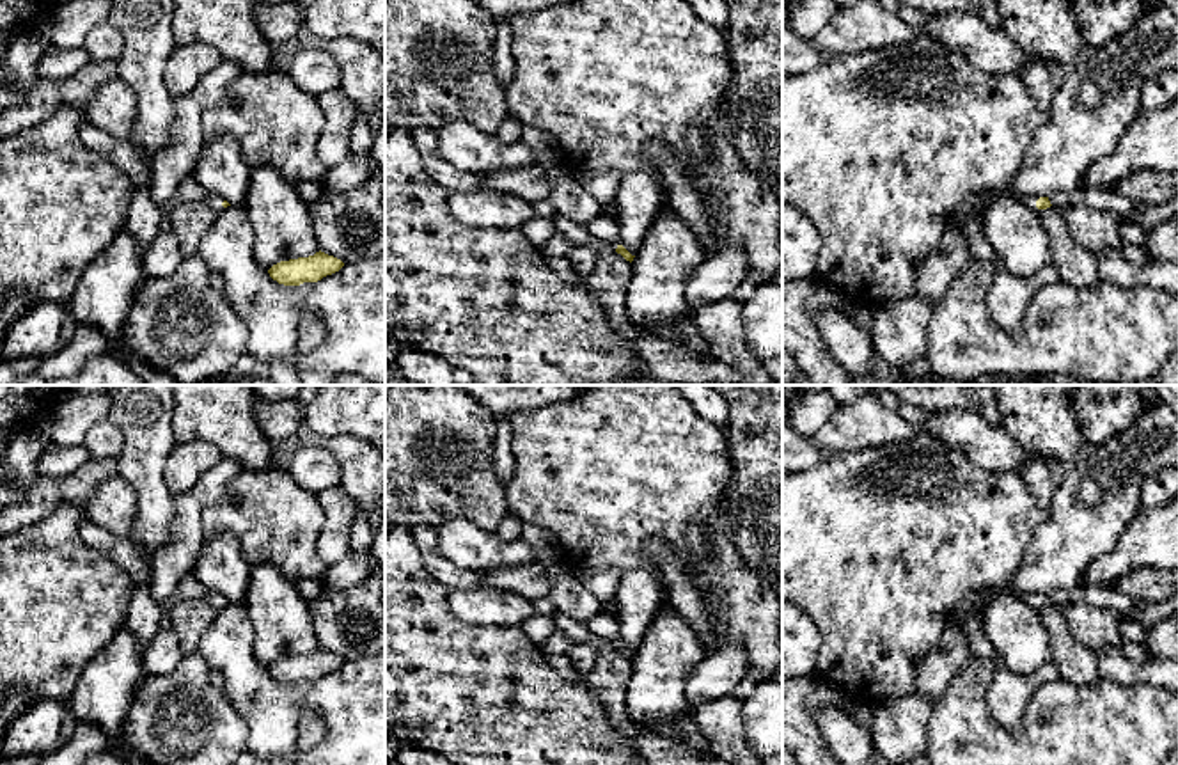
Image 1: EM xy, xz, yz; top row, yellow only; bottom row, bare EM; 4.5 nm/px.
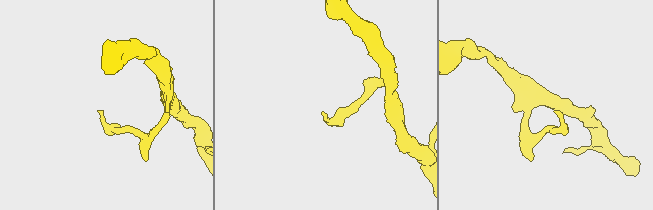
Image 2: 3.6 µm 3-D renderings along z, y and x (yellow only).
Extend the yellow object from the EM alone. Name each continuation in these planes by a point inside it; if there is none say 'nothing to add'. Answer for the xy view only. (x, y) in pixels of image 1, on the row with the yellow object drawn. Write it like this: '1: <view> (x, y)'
1: xy (213, 201)

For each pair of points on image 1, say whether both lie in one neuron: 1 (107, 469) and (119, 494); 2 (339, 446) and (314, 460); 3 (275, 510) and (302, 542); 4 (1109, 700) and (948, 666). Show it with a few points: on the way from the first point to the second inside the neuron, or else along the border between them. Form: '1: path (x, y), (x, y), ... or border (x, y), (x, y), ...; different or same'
1: border (116, 473), (103, 480), (82, 506); different
2: border (325, 444), (337, 464), (341, 483); different
3: path (277, 517), (295, 535); same
4: border (973, 655), (935, 700); different

